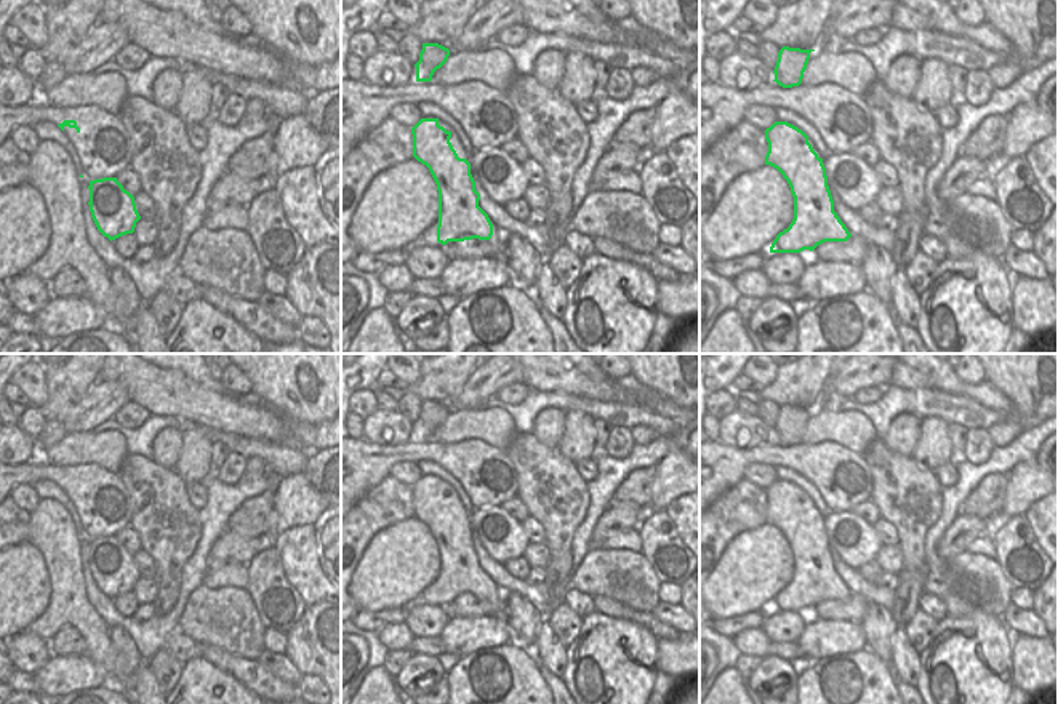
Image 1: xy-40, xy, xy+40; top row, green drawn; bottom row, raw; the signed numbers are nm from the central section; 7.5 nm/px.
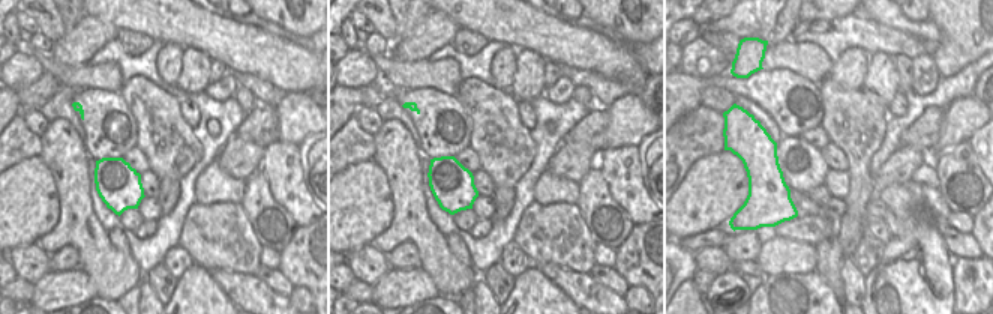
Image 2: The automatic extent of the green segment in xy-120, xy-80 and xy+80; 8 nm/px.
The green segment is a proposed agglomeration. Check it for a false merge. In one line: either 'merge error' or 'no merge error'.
merge error

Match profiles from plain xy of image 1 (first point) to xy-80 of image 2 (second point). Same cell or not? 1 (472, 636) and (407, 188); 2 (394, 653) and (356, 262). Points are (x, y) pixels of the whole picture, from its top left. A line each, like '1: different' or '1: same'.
1: different
2: same

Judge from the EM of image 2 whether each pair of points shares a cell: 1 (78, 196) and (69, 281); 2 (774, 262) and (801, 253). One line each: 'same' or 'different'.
1: different
2: same

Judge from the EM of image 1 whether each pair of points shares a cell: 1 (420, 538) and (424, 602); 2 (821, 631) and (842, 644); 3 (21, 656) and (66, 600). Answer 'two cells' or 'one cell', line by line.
1: one cell
2: one cell
3: two cells

